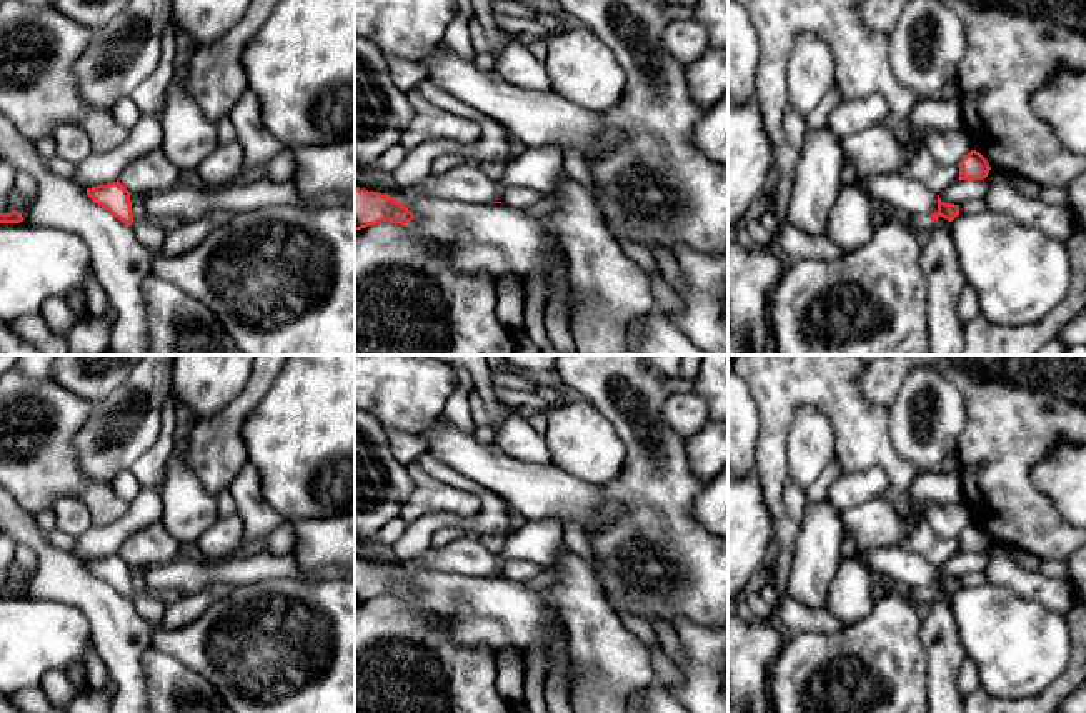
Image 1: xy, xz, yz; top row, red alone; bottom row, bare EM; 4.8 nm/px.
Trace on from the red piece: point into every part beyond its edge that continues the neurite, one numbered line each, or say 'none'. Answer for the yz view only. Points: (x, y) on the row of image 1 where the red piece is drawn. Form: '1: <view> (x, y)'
1: yz (923, 222)

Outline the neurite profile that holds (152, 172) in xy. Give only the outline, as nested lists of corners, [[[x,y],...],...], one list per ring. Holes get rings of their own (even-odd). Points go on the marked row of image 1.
[[[162,148],[132,160],[122,172],[118,182],[130,193],[152,193],[170,190],[178,185],[182,172],[168,160]]]

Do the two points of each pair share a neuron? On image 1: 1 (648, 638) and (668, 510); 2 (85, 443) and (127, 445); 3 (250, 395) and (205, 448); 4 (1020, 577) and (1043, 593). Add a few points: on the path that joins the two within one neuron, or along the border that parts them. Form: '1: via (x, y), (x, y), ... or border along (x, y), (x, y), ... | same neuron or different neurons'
1: border along (620, 613), (633, 613), (647, 620) | different neurons
2: via (95, 443), (117, 440) | same neuron
3: via (240, 408), (219, 435) | same neuron
4: via (1025, 582), (1038, 588) | same neuron

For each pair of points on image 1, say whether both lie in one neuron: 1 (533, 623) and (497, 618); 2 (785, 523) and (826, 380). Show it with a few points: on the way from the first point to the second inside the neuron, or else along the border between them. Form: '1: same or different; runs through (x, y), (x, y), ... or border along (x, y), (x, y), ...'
1: same; runs through (525, 622), (505, 618)
2: same; runs through (773, 485), (775, 418), (788, 405)

